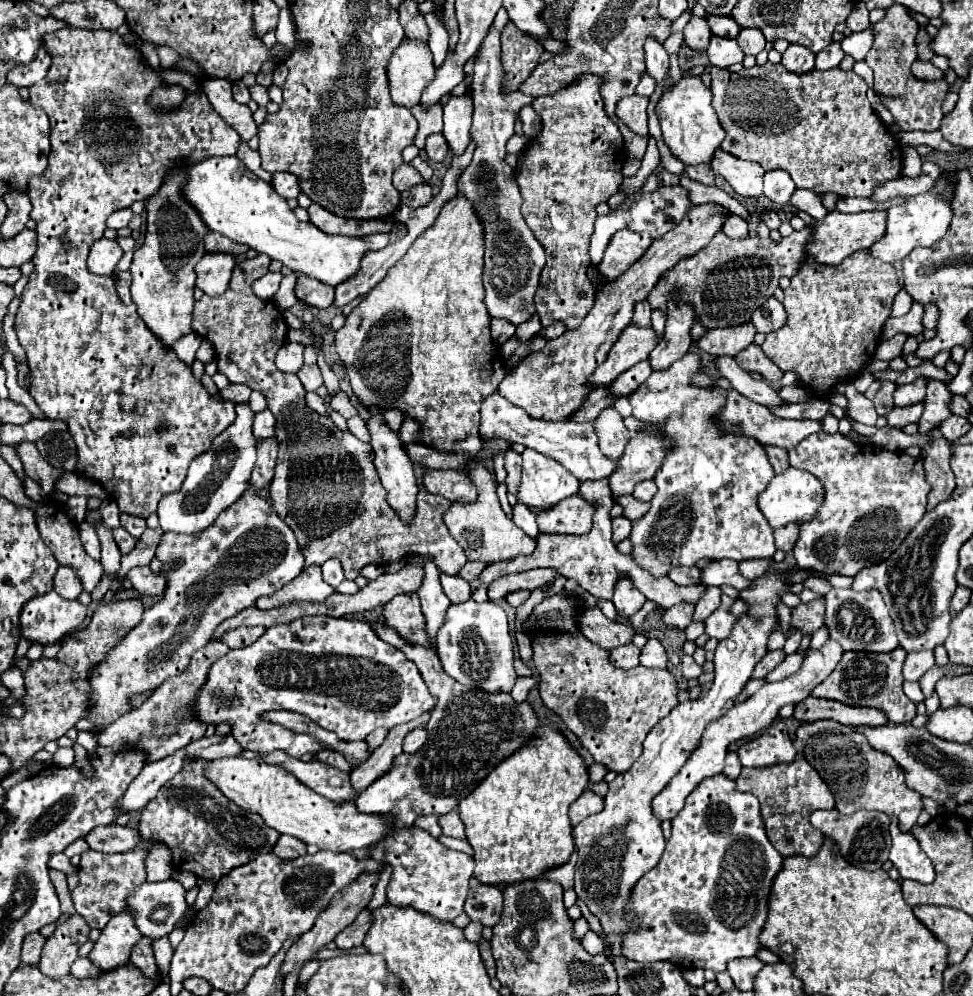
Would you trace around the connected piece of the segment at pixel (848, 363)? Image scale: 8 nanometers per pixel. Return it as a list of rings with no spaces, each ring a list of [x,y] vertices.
[[[861,250],[857,254],[851,254],[845,258],[845,262],[837,266],[819,264],[813,258],[807,258],[799,272],[791,278],[789,288],[785,290],[785,312],[787,322],[783,328],[767,334],[767,340],[763,342],[763,352],[783,370],[795,370],[799,374],[801,384],[805,384],[815,396],[831,396],[833,386],[839,380],[849,380],[861,374],[865,368],[863,364],[869,364],[873,360],[873,352],[879,344],[881,330],[885,320],[891,316],[893,298],[901,290],[901,284],[897,280],[897,272],[893,264],[885,264],[871,256],[871,250]]]

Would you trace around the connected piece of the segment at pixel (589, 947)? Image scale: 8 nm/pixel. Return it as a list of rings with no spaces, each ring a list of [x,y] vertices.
[[[589,930],[589,932],[581,938],[581,944],[583,944],[583,948],[585,948],[589,954],[601,954],[601,952],[603,952],[603,944],[601,944],[599,936],[597,936],[593,930]]]

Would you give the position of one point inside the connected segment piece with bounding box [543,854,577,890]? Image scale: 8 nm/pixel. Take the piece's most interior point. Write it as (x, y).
(564, 874)

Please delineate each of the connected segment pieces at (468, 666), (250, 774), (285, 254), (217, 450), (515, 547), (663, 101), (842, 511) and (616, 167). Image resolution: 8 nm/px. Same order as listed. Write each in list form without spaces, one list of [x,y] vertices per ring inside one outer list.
[[[473,598],[451,604],[445,614],[445,622],[437,632],[437,654],[443,670],[461,684],[469,684],[481,690],[511,692],[515,684],[513,670],[513,640],[509,634],[507,614],[495,602],[475,602]]]
[[[233,756],[213,760],[205,774],[239,808],[259,814],[265,824],[279,834],[299,838],[305,844],[315,844],[319,850],[331,850],[337,854],[353,852],[367,848],[369,844],[375,844],[393,832],[395,818],[391,814],[363,814],[357,810],[353,800],[333,802],[301,784],[297,778],[293,778],[293,774],[289,776],[279,766]]]
[[[211,156],[193,164],[185,184],[185,196],[199,210],[209,230],[225,234],[239,244],[267,254],[271,260],[283,262],[293,272],[301,272],[329,286],[337,286],[353,276],[367,252],[367,246],[359,238],[331,236],[311,222],[297,220],[287,200],[269,182],[247,170],[235,156]]]
[[[247,402],[235,406],[237,418],[225,430],[225,434],[213,440],[209,452],[197,456],[191,466],[189,474],[177,494],[167,494],[159,502],[159,522],[163,532],[201,532],[209,528],[215,518],[225,512],[245,490],[245,482],[251,478],[251,470],[255,466],[255,436],[253,436],[253,410]]]
[[[473,464],[469,468],[463,468],[463,472],[473,480],[473,484],[479,490],[477,504],[455,502],[445,512],[445,524],[449,528],[449,534],[467,552],[467,558],[479,560],[485,564],[495,564],[495,562],[503,562],[509,558],[531,554],[535,550],[535,540],[531,536],[527,536],[519,526],[515,526],[513,520],[501,510],[501,504],[499,504],[497,494],[495,494],[497,484],[493,480],[493,474],[487,468],[483,468],[481,464]]]
[[[683,76],[675,86],[669,86],[659,98],[655,114],[661,122],[665,144],[683,164],[709,162],[715,148],[719,148],[725,138],[725,130],[721,128],[717,114],[711,106],[711,90],[703,84],[699,76]]]
[[[819,432],[801,440],[795,450],[789,450],[789,462],[793,468],[815,474],[825,486],[825,502],[821,510],[811,522],[801,524],[801,534],[793,548],[799,568],[825,576],[857,576],[863,568],[885,562],[925,514],[929,484],[923,474],[923,460],[911,458],[907,452],[889,452],[875,444],[855,444],[839,432]]]
[[[581,74],[577,80],[559,88],[555,94],[539,96],[531,102],[533,110],[543,118],[543,130],[537,138],[533,138],[525,150],[525,162],[521,172],[517,174],[517,184],[523,196],[521,214],[525,222],[531,226],[535,238],[541,242],[547,254],[547,264],[541,272],[541,282],[535,294],[535,308],[541,316],[541,324],[549,326],[555,320],[565,320],[567,328],[579,326],[585,314],[593,308],[595,290],[587,278],[589,266],[589,238],[593,234],[595,222],[595,206],[613,196],[623,180],[621,160],[625,160],[623,152],[623,136],[619,126],[605,112],[605,102],[601,98],[601,76]]]

